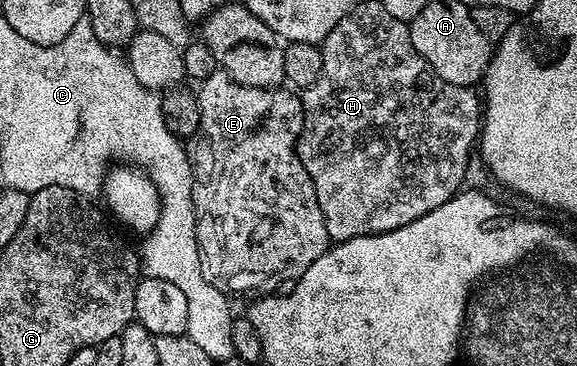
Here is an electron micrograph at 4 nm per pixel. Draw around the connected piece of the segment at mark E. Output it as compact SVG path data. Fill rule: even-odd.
M224 71L208 75L208 79L204 79L200 83L199 89L202 90L197 90L196 96L200 111L200 127L197 131L196 142L198 141L198 149L202 152L202 162L199 165L197 162L196 168L193 170L194 186L190 192L190 198L194 204L194 226L198 236L202 277L208 279L208 283L212 283L212 287L223 290L230 295L235 295L234 293L273 294L277 290L274 289L277 285L282 285L285 281L293 283L302 277L304 271L308 271L308 267L312 267L312 263L316 263L316 259L320 259L320 255L324 255L332 244L326 220L320 211L320 203L316 199L316 191L312 187L312 179L308 175L308 171L304 171L304 163L300 163L298 158L296 146L302 130L301 96L286 87L261 89L251 85L241 85L233 81Z

